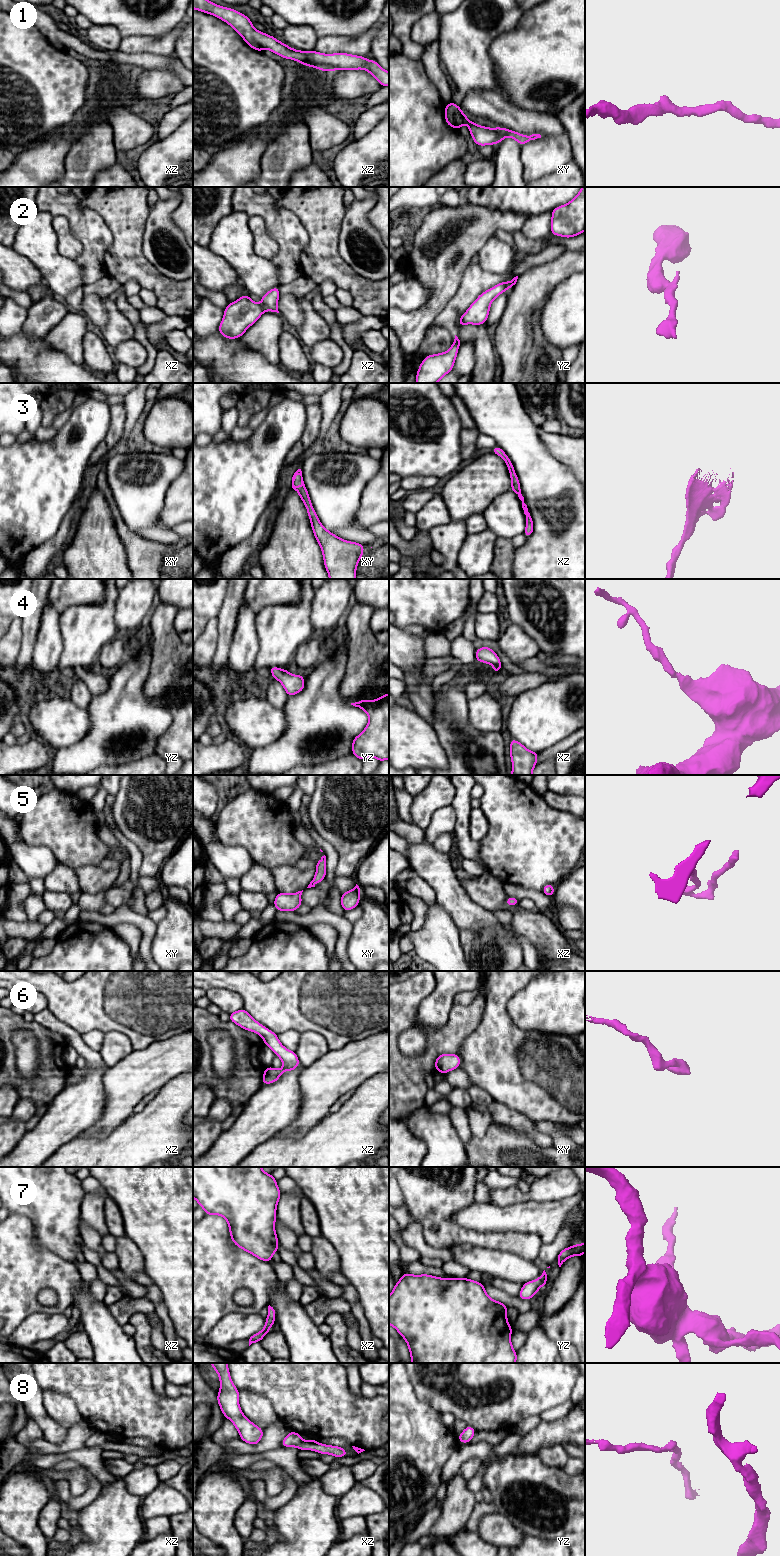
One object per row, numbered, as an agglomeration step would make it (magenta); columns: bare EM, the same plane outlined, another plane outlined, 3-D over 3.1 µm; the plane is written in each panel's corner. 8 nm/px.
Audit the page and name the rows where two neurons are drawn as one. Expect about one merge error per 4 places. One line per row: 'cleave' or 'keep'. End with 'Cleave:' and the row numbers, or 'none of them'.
1: keep
2: cleave
3: keep
4: keep
5: keep
6: keep
7: keep
8: keep
Cleave: 2

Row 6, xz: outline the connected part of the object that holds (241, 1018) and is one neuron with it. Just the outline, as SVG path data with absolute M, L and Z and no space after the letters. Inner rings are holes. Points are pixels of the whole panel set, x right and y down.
M244 1008L230 1013L229 1020L247 1031L259 1034L264 1040L264 1045L271 1048L275 1055L282 1060L282 1069L275 1069L273 1067L264 1068L262 1084L274 1083L280 1078L282 1073L293 1071L300 1065L296 1053L285 1048L280 1043L276 1033L257 1022Z

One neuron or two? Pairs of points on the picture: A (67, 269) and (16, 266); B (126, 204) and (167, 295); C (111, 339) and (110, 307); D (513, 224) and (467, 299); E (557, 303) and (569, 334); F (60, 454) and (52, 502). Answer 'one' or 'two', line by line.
A: two
B: one
C: one
D: two
E: one
F: one

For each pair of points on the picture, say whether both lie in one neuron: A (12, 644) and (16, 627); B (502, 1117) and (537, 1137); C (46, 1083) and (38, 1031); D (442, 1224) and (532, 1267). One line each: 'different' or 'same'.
A: same
B: same
C: same
D: different

